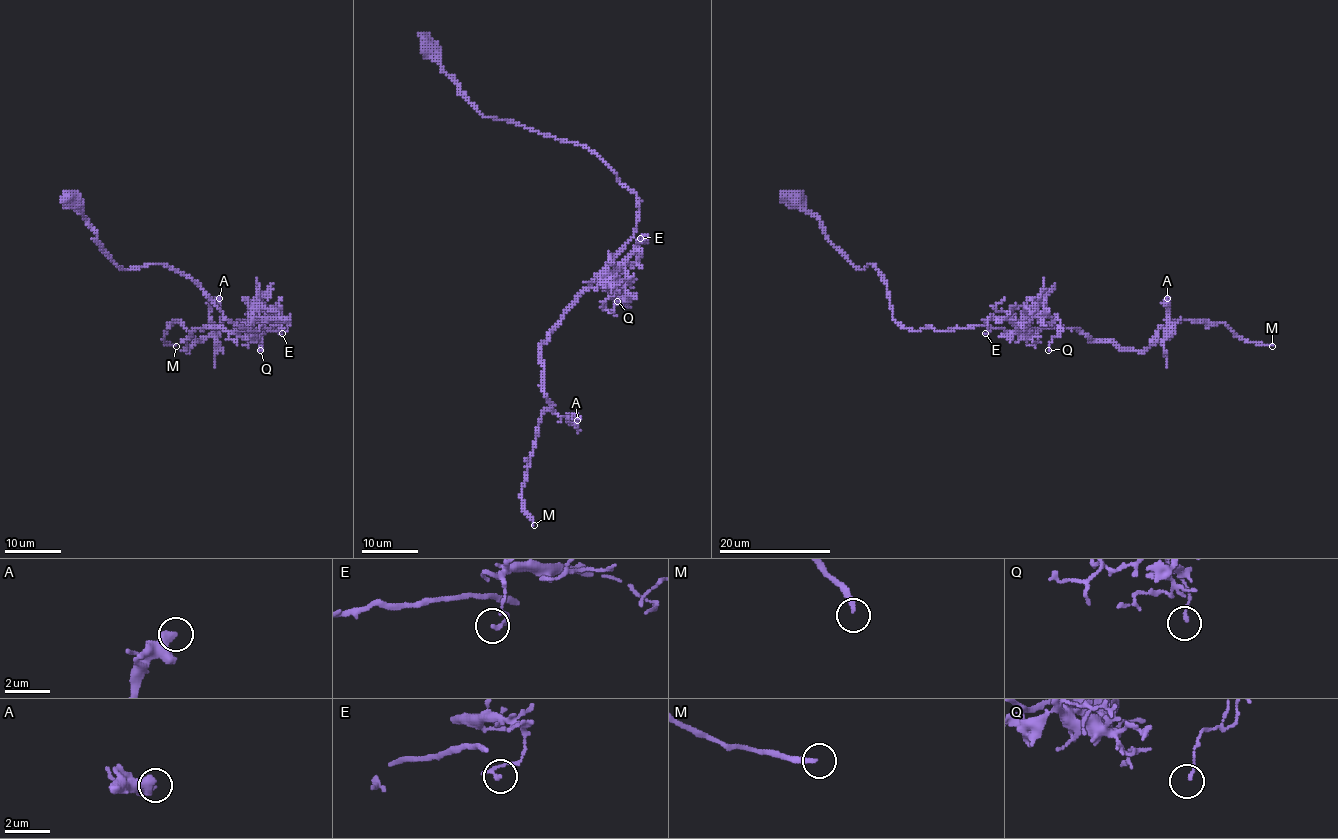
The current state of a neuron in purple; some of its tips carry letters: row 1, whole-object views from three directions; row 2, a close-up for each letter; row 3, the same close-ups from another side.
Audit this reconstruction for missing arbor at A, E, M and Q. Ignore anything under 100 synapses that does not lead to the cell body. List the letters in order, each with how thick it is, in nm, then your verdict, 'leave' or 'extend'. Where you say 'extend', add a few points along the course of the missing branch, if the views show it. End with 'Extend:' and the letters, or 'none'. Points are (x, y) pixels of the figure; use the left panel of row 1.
A: calibre 360 nm; leave
E: calibre 140 nm; leave
M: calibre 240 nm; extend
Q: calibre 110 nm; leave
Extend: M

